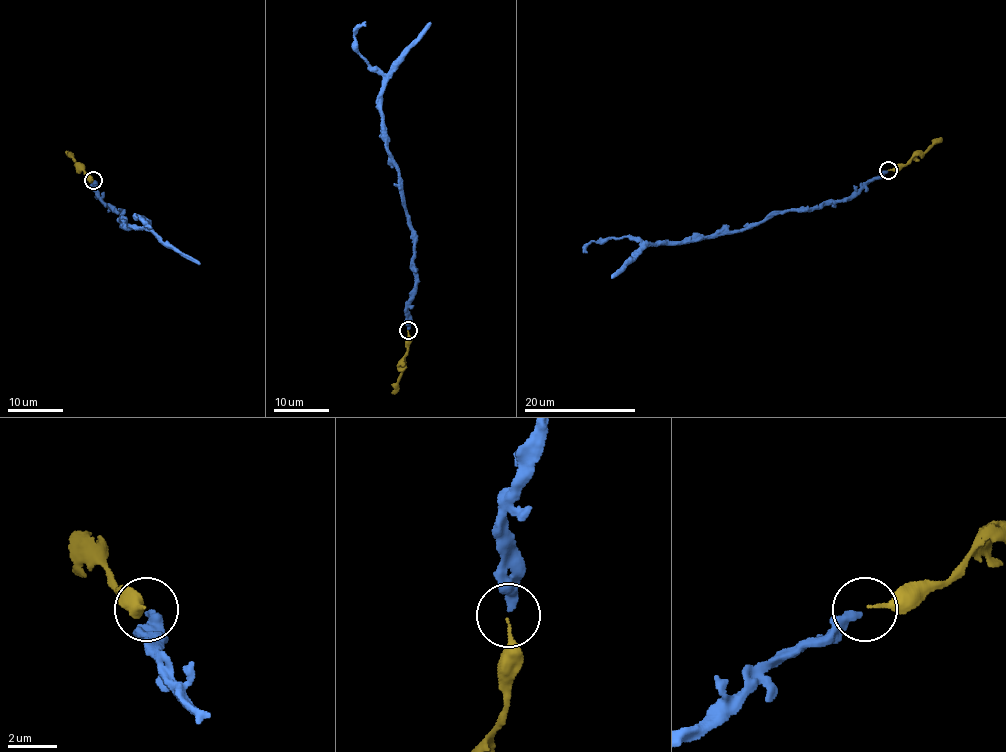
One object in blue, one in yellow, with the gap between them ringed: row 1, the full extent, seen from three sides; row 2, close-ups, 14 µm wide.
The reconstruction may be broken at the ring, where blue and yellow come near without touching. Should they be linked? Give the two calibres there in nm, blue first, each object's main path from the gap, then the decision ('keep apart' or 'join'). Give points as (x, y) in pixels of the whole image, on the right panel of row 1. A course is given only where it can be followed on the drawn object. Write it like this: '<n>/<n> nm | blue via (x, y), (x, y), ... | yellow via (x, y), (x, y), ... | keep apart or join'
320/110 nm | blue via (887, 171), (846, 199), (776, 211), (739, 230), (670, 243), (628, 236), (590, 242), (583, 252) | yellow via (888, 170), (900, 169), (917, 151), (926, 152), (939, 138) | keep apart

